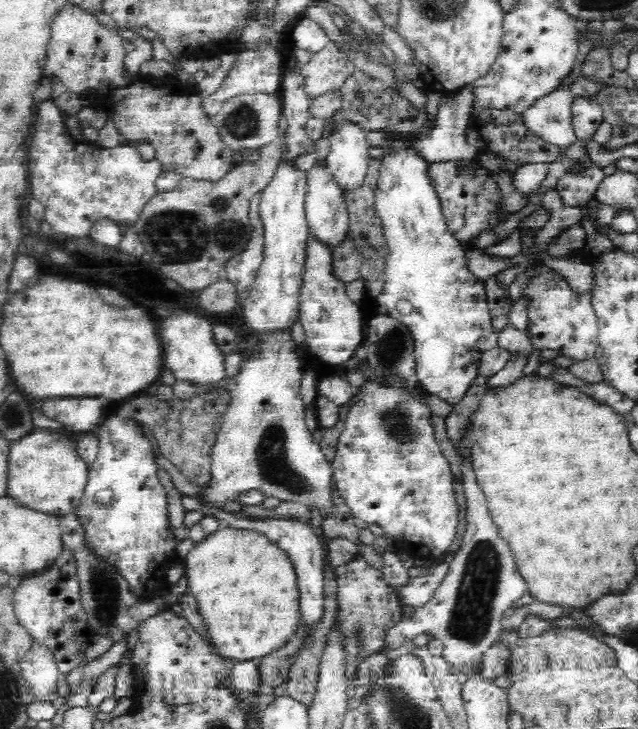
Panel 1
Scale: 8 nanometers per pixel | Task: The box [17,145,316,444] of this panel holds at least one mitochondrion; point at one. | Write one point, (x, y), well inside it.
(178, 234)

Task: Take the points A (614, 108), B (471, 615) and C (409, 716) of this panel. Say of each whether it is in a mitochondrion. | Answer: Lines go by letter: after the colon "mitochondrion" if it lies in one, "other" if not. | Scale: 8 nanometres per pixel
A: other
B: mitochondrion
C: mitochondrion

